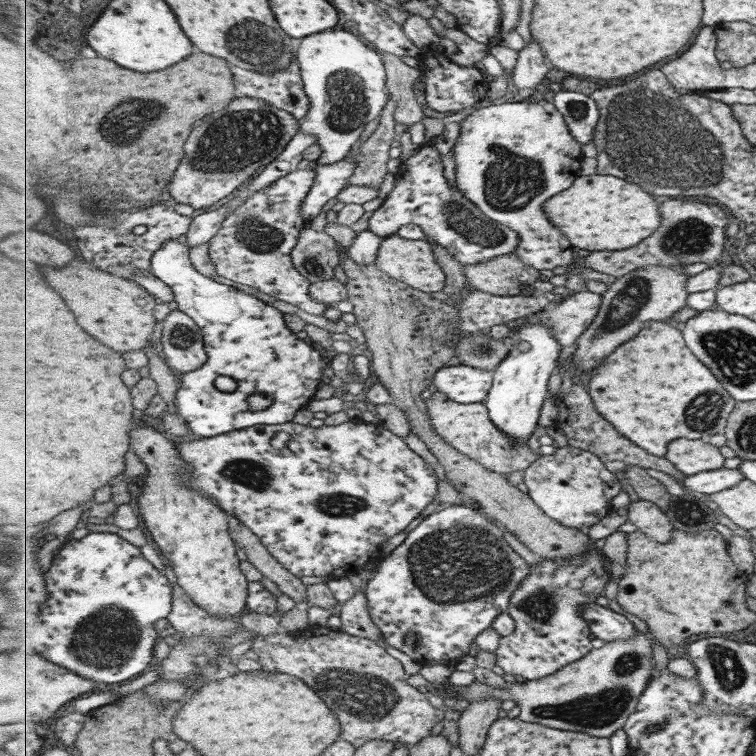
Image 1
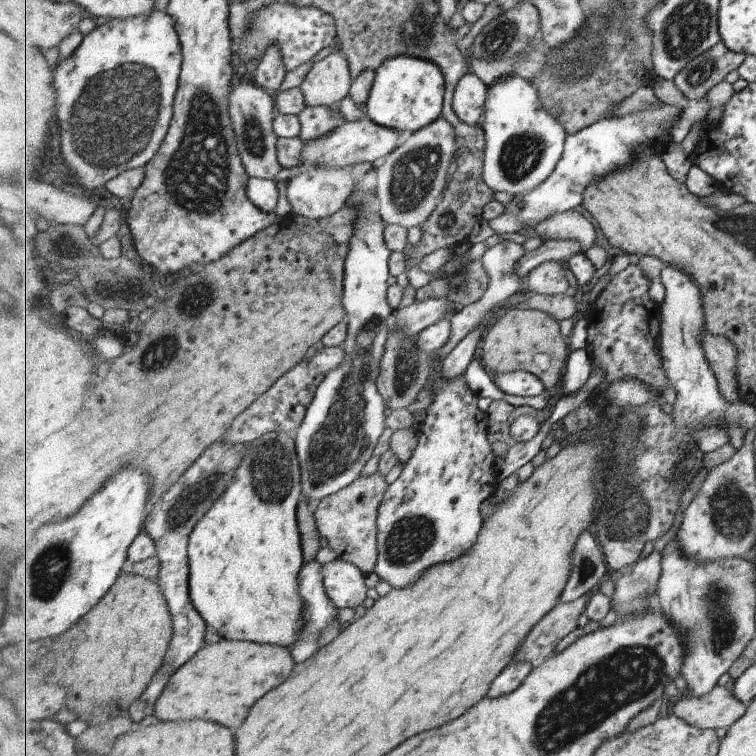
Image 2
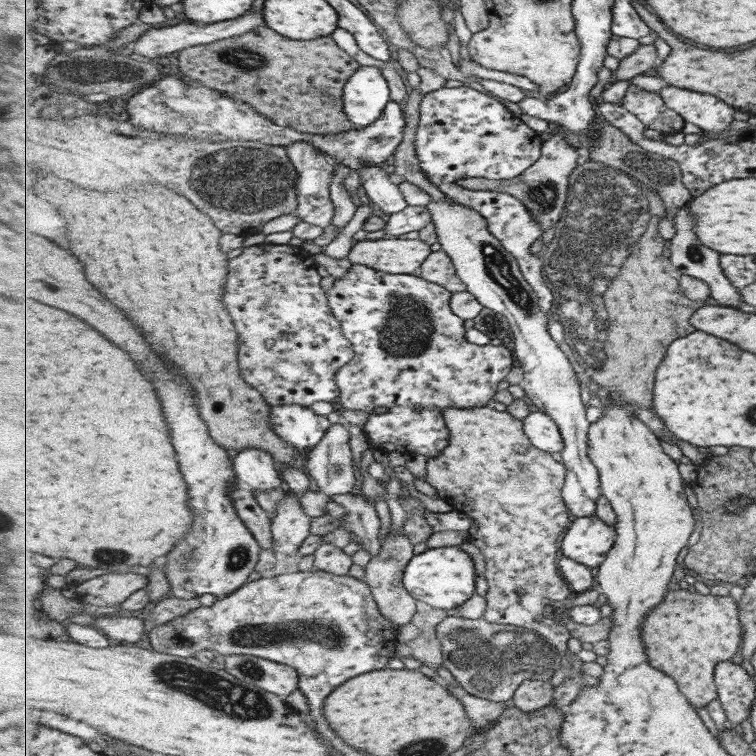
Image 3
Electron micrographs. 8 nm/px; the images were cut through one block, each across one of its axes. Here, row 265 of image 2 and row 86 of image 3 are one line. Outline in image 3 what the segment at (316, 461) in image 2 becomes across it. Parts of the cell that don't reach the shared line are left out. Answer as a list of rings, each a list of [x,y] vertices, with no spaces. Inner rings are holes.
[[[375,66],[359,68],[344,88],[347,118],[359,126],[366,127],[381,119],[390,102],[390,84],[382,69]]]

